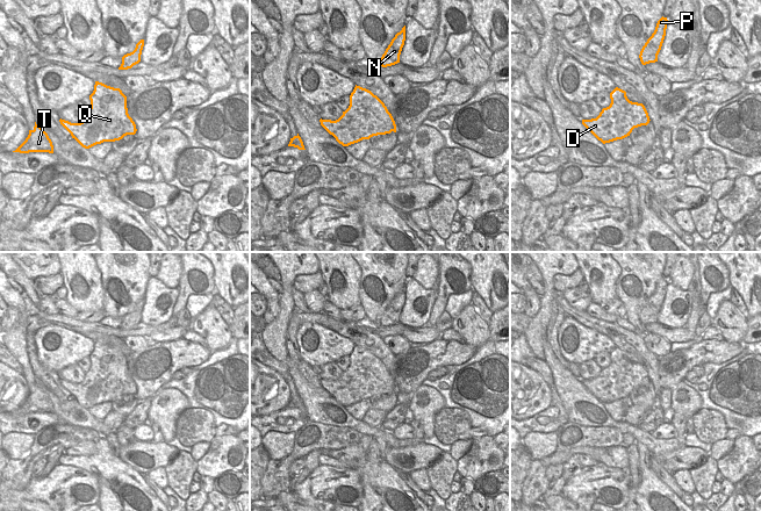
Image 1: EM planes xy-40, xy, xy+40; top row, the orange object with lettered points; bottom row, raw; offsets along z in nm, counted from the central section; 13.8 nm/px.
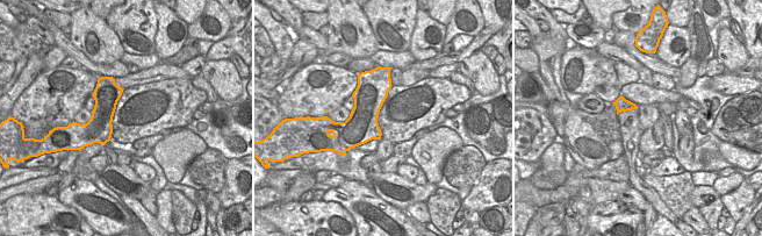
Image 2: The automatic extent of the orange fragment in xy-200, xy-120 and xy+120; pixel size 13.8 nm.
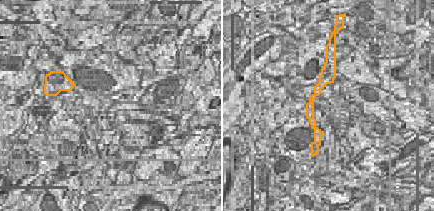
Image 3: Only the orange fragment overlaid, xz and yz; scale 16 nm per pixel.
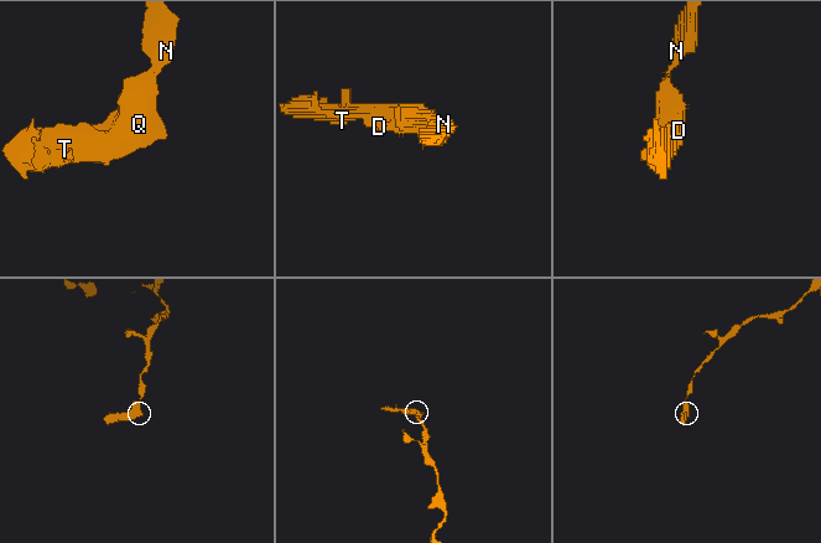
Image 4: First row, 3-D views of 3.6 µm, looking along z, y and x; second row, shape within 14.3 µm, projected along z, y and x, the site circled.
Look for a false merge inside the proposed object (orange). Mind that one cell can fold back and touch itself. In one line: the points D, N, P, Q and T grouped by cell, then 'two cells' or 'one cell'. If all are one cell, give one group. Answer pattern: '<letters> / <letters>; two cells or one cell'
D N P Q T; one cell

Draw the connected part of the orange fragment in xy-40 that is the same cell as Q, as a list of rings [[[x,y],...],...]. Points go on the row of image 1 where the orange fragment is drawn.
[[[95,81],[89,100],[91,108],[85,113],[82,122],[59,120],[82,147],[89,149],[103,142],[115,142],[136,134],[136,124],[128,114],[127,96],[120,88]]]

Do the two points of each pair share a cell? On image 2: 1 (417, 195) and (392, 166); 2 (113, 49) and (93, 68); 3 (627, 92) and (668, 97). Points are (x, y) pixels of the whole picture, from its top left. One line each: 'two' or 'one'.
1: two
2: two
3: one

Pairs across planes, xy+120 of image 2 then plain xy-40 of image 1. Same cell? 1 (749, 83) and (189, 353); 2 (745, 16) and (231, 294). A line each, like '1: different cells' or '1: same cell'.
1: same cell
2: same cell

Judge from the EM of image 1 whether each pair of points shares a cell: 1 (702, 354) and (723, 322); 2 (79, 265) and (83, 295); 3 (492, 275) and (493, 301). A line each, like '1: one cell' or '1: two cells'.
1: two cells
2: one cell
3: one cell

